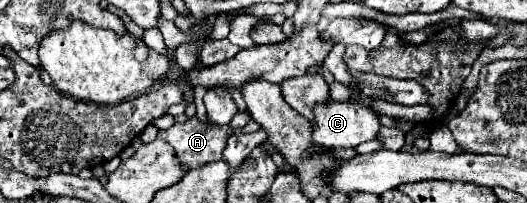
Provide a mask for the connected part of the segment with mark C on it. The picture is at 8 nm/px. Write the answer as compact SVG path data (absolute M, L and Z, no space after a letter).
M328 101L316 105L312 121L312 143L328 149L356 147L376 137L380 121L370 107Z

